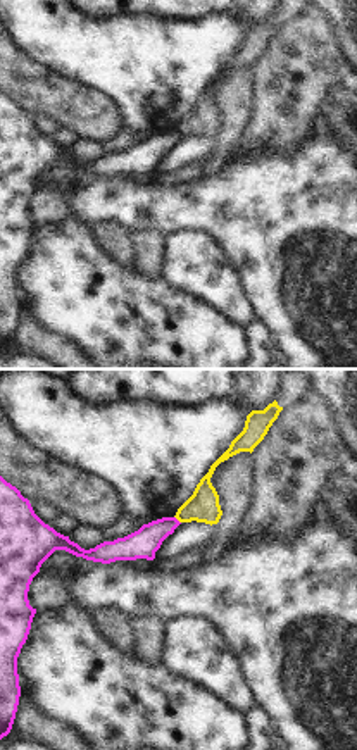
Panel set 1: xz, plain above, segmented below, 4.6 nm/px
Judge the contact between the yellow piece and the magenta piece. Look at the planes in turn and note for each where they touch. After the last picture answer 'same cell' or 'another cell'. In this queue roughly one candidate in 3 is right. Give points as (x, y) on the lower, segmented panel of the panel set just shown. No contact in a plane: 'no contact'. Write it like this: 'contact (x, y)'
contact (176, 518)

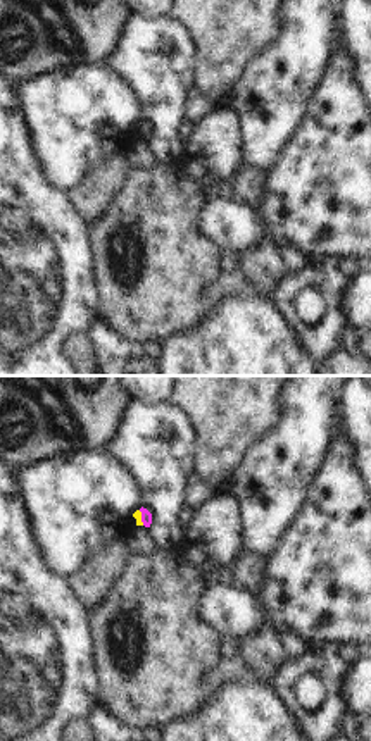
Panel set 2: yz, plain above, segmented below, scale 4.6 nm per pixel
contact (140, 517)

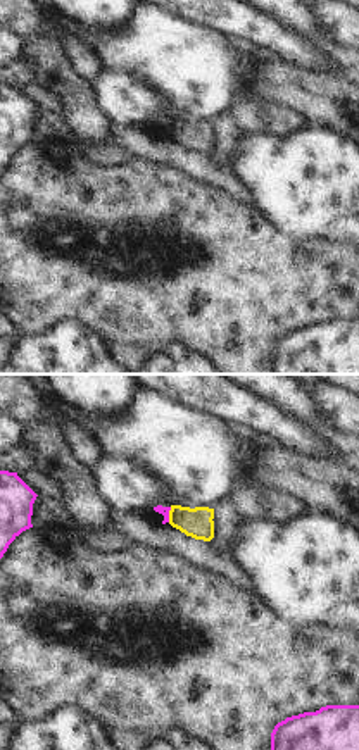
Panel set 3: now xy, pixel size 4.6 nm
contact (170, 514)

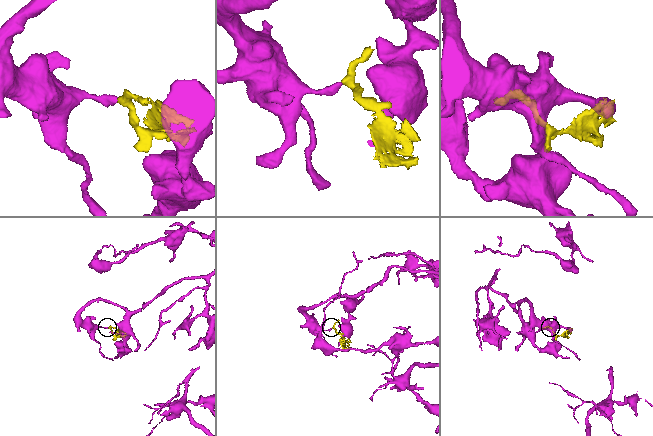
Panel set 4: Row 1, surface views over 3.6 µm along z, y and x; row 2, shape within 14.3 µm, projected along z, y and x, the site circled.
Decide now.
another cell

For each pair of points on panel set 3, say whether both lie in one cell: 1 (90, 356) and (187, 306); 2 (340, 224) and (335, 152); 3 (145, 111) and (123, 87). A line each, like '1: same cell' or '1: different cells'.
1: different cells
2: same cell
3: same cell

